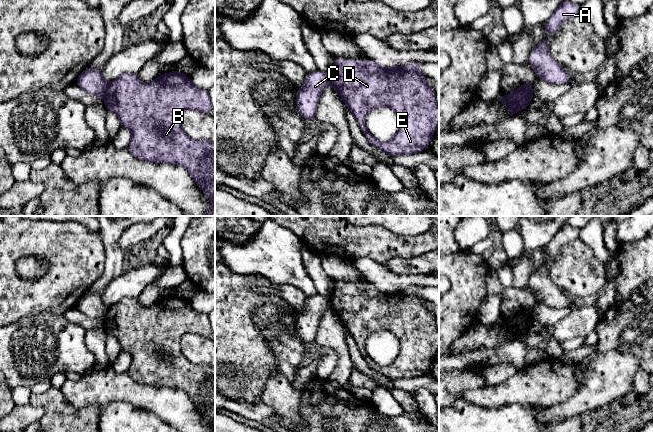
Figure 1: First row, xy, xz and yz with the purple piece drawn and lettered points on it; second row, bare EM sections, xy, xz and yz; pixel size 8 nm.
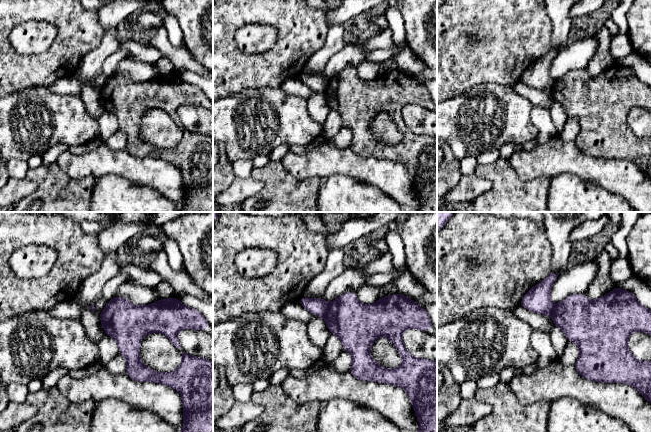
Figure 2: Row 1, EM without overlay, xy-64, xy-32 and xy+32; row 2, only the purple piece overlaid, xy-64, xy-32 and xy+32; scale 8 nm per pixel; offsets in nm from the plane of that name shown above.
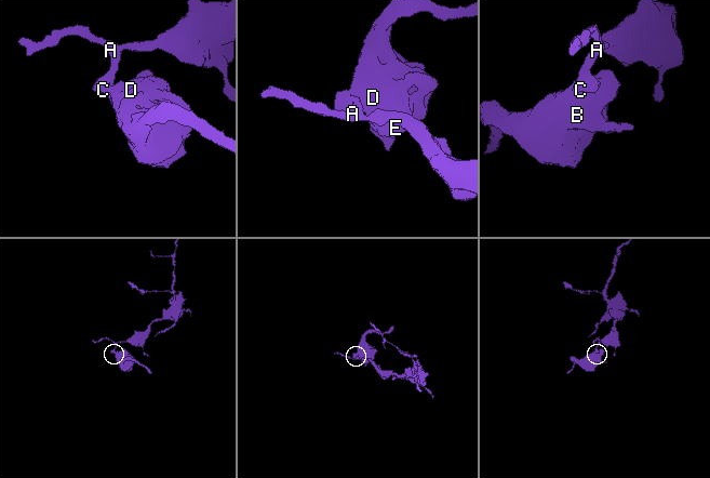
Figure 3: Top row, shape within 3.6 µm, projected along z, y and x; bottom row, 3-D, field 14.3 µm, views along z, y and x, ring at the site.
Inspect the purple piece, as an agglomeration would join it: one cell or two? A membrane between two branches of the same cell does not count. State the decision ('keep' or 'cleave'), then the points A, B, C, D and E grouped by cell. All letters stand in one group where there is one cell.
cleave; A C / B D E

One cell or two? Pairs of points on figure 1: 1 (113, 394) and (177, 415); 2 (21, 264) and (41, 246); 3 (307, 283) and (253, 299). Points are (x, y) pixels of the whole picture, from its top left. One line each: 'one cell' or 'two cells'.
1: one cell
2: two cells
3: two cells

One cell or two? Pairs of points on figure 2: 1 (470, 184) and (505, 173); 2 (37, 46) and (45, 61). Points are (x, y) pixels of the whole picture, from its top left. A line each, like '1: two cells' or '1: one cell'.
1: two cells
2: two cells

